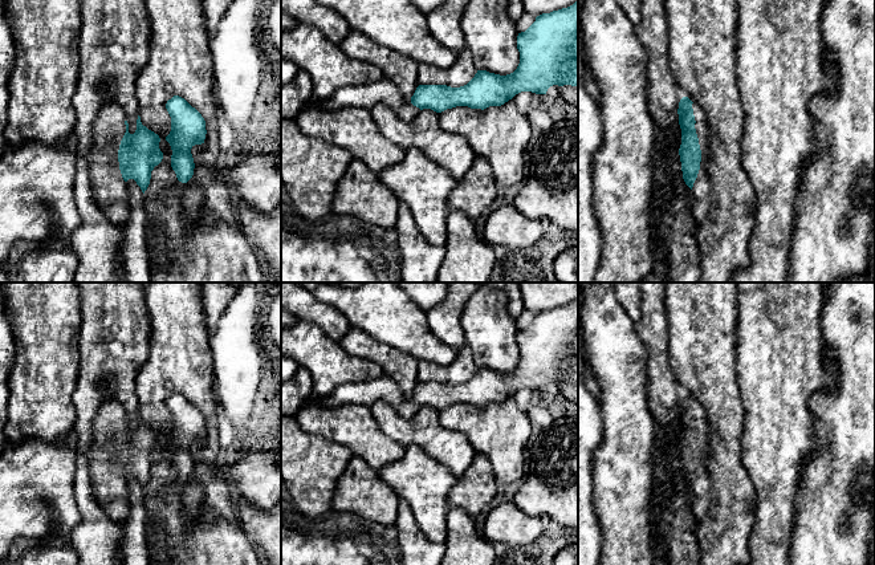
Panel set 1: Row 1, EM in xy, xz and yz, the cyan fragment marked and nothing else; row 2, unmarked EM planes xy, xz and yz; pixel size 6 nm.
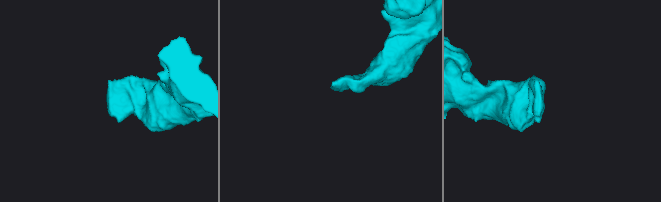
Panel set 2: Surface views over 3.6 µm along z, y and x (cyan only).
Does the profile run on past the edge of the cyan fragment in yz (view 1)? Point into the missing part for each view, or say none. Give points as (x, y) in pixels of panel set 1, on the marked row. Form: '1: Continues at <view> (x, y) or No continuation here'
1: Continues at yz (701, 188)

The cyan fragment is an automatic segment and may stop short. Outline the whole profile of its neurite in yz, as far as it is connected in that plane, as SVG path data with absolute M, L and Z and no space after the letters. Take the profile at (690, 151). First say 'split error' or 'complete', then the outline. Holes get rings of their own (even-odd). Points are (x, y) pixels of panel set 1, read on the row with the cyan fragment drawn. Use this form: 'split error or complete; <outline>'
split error; M688 97L679 102L679 125L681 129L681 145L679 149L683 179L692 190L696 207L692 218L701 224L711 206L712 183L708 176L708 126L704 110Z

